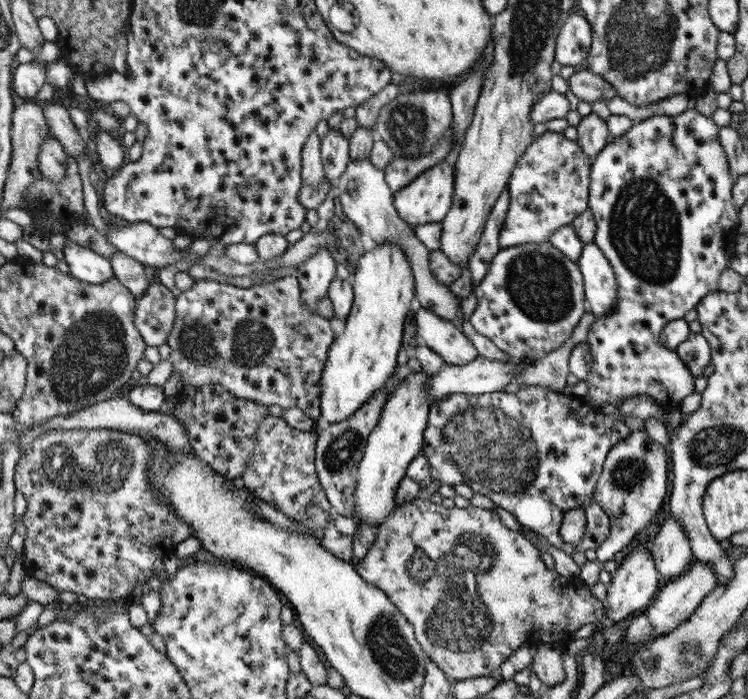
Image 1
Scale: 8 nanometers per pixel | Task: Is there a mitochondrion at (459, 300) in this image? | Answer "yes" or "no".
no

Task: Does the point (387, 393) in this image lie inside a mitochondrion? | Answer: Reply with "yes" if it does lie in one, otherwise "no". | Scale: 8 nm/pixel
no

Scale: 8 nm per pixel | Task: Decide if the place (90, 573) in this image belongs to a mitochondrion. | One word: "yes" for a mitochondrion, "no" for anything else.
no

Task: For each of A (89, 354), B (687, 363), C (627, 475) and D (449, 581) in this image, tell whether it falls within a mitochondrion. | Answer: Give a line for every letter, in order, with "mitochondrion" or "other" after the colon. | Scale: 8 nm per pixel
A: mitochondrion
B: other
C: mitochondrion
D: mitochondrion

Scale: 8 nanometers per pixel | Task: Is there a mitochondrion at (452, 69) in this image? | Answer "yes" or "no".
no

